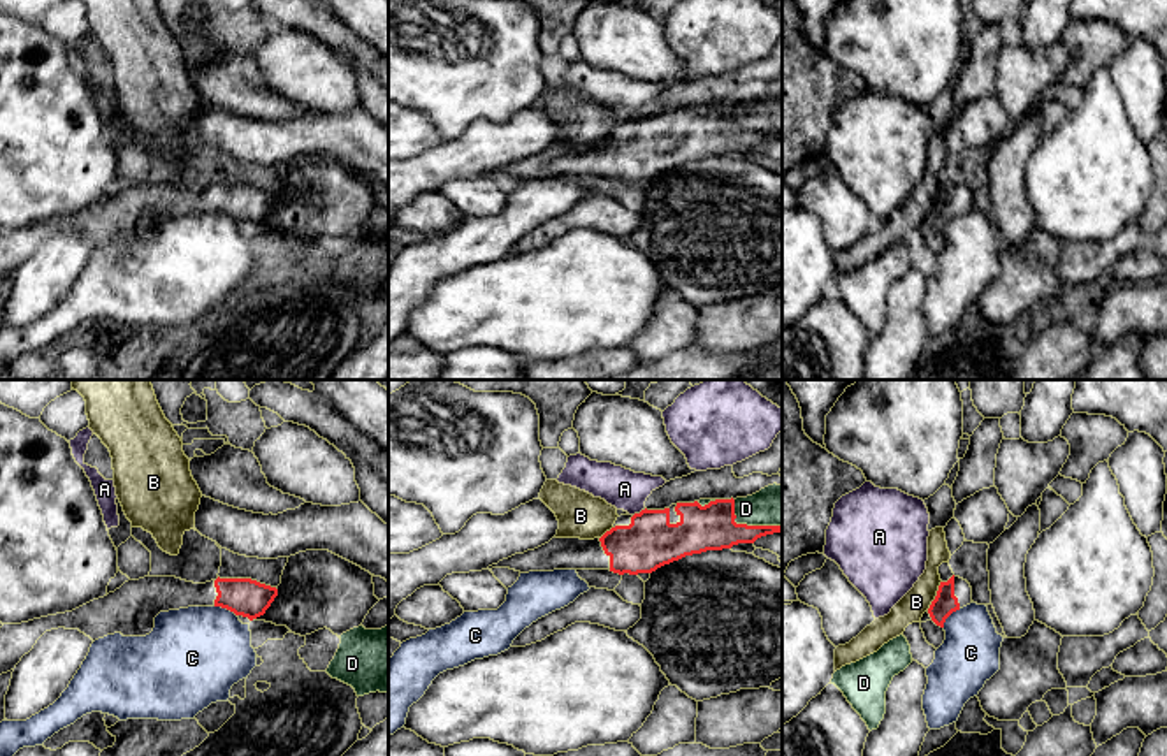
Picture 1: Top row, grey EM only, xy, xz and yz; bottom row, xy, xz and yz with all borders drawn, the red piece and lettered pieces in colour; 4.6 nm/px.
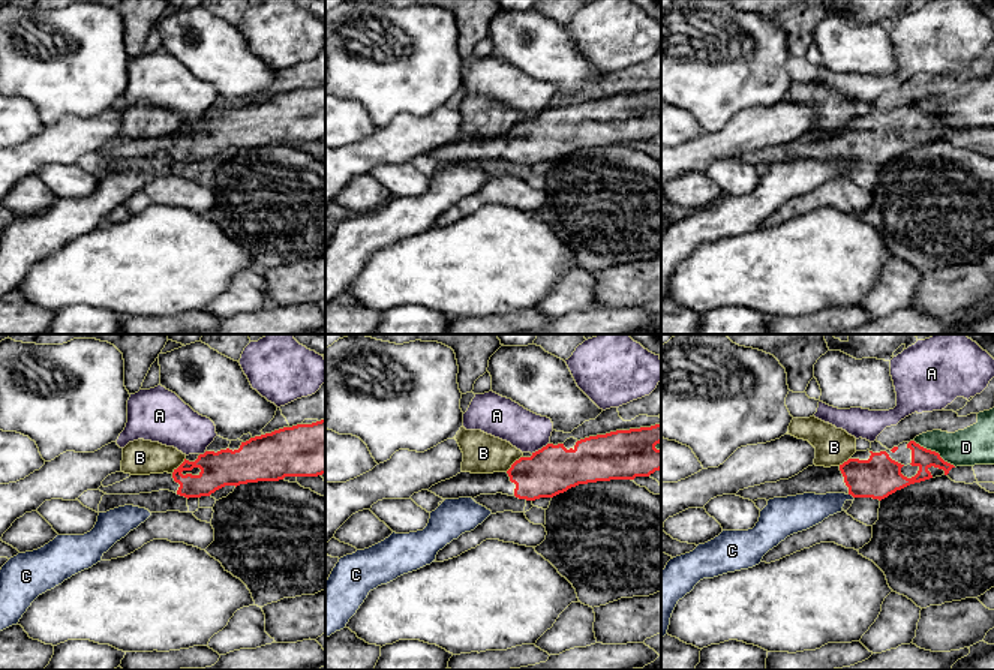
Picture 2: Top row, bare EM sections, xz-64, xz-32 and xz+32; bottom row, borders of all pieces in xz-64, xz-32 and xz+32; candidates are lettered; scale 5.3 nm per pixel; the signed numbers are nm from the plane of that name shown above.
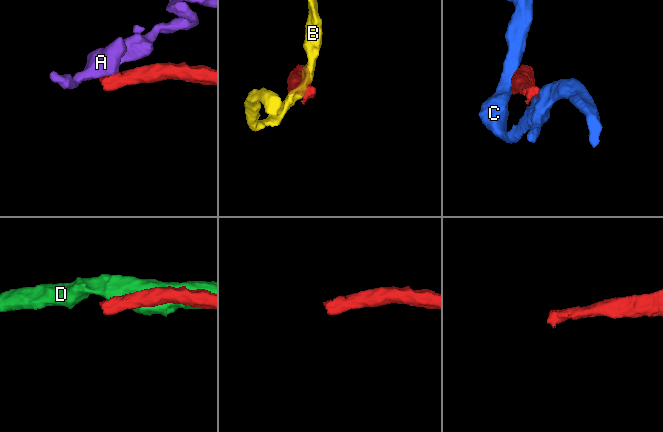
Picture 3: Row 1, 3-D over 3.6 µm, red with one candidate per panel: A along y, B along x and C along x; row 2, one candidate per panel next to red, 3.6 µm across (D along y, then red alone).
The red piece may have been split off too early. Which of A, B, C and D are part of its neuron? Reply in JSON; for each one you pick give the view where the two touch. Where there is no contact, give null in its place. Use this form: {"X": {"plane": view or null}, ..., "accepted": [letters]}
{"accepted": []}

